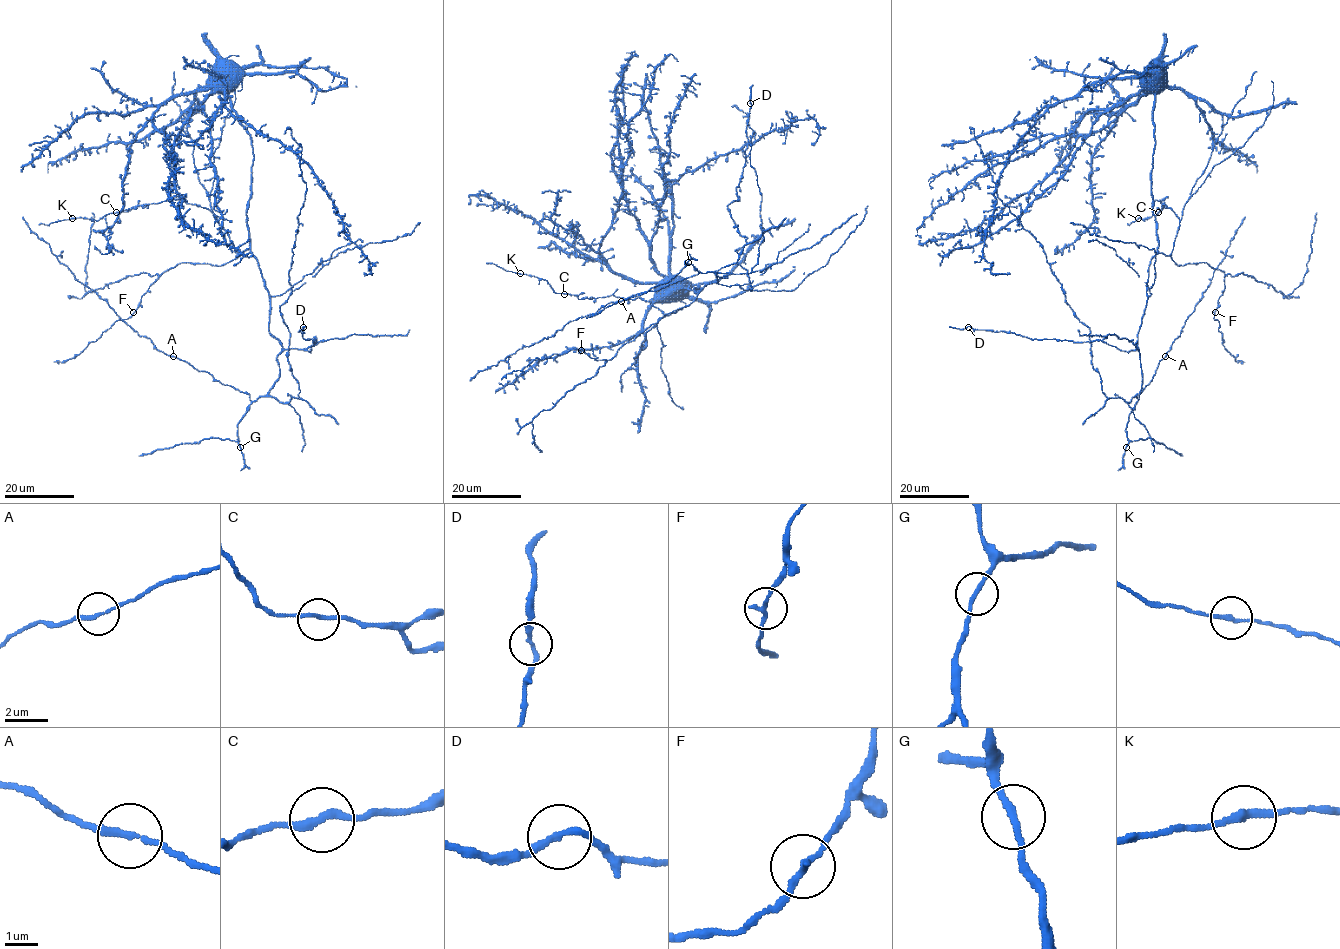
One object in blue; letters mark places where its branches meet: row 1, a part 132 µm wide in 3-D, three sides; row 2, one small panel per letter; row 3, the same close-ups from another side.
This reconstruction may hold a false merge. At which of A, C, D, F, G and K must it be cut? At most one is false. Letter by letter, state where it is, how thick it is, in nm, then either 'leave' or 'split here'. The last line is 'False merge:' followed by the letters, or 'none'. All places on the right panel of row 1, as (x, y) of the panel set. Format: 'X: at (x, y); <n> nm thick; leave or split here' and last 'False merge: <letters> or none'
A: at (1165, 356); 180 nm thick; leave
C: at (1158, 212); 200 nm thick; leave
D: at (968, 327); 200 nm thick; leave
F: at (1215, 312); 200 nm thick; leave
G: at (1126, 447); 200 nm thick; leave
K: at (1138, 218); 200 nm thick; leave
False merge: none

